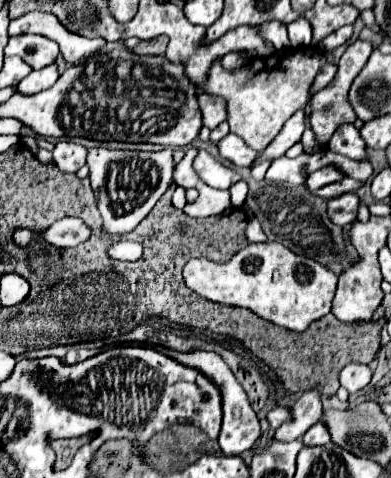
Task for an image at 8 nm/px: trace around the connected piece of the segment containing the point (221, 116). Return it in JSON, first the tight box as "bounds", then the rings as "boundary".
{"bounds":[198,94,228,130],"boundary":[[[198,94],[200,100],[200,110],[204,116],[204,126],[214,130],[220,122],[224,122],[228,118],[228,110],[226,110],[226,100],[214,94]]]}

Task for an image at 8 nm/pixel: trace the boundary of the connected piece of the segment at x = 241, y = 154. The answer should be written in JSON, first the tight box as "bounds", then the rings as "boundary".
{"bounds":[218,134,258,168],"boundary":[[[228,134],[224,140],[220,140],[218,144],[218,150],[220,150],[220,156],[230,160],[232,164],[236,166],[246,166],[246,168],[252,168],[254,160],[258,158],[258,152],[248,148],[244,144],[244,140],[240,140],[236,134]]]}

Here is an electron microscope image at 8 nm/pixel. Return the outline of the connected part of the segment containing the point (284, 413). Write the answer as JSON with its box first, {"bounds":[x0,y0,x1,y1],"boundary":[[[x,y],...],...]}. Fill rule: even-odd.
{"bounds":[266,406,290,428],"boundary":[[[282,406],[272,408],[272,410],[266,414],[266,420],[268,420],[270,428],[278,428],[284,420],[288,420],[288,412],[290,412],[290,408],[282,408]]]}

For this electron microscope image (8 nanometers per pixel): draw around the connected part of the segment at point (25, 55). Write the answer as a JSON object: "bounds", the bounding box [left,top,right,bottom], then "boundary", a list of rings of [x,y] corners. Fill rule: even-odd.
{"bounds":[4,36,58,70],"boundary":[[[16,36],[10,38],[4,56],[20,56],[28,66],[32,66],[32,70],[40,70],[54,64],[58,48],[52,40],[44,40],[42,36]]]}

